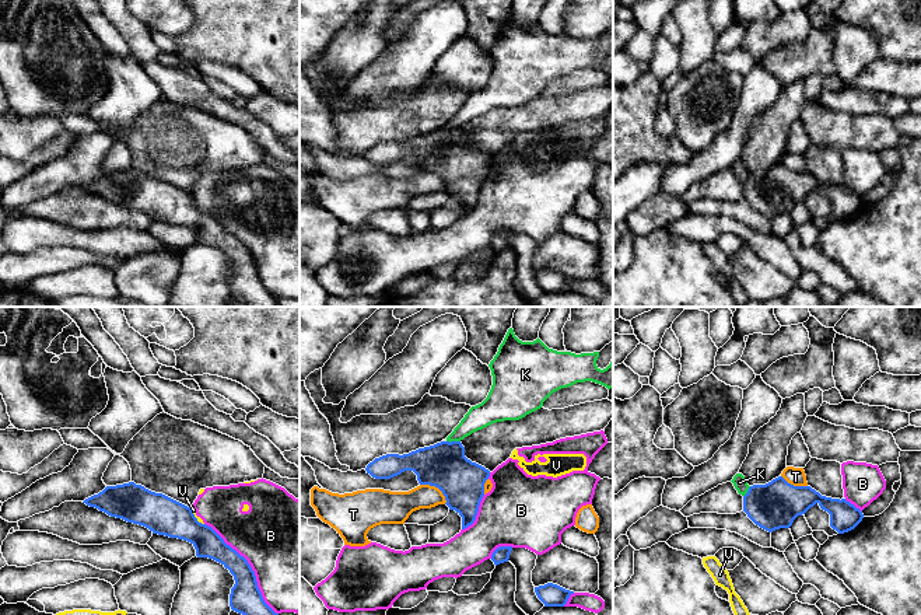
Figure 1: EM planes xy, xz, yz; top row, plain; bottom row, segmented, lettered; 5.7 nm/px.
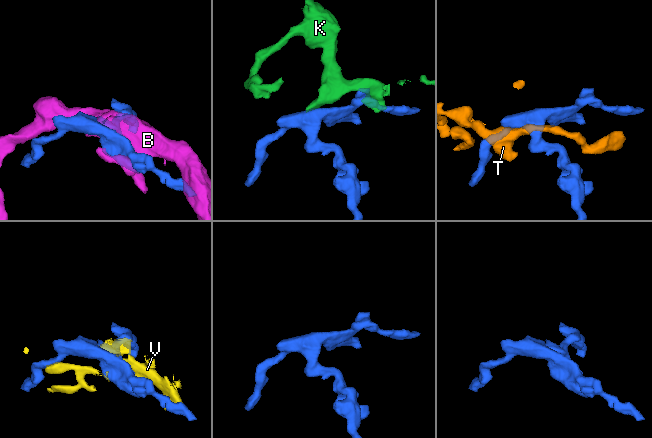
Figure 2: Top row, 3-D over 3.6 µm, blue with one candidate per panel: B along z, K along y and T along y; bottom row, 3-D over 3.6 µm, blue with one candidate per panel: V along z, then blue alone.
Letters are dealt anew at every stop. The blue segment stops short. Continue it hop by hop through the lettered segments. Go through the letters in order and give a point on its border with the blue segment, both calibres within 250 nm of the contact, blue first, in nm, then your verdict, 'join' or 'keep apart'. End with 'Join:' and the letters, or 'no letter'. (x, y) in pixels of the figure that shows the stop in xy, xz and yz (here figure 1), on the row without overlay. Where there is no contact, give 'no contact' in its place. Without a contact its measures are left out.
B: xy (249, 252) | 180/480 nm | keep apart
K: xz (454, 128) | 260/140 nm | keep apart
T: xz (436, 173) | 260/170 nm | keep apart
V: xy (195, 203) | 220/20 nm | keep apart
Join: no letter

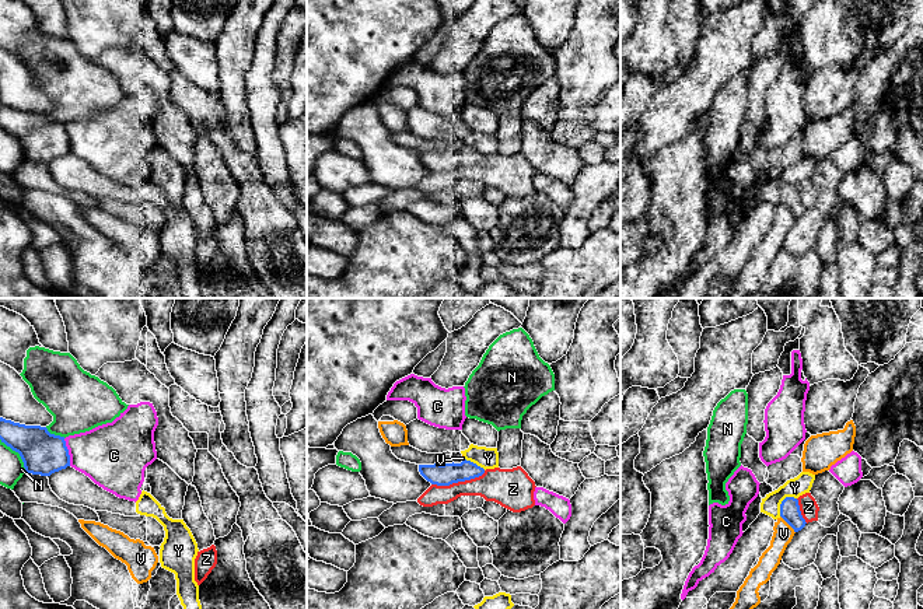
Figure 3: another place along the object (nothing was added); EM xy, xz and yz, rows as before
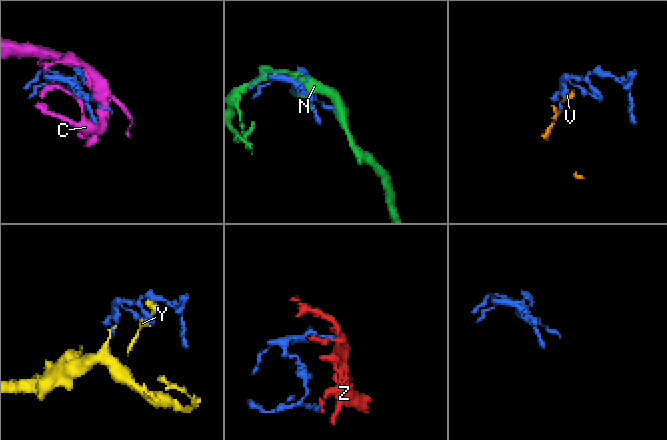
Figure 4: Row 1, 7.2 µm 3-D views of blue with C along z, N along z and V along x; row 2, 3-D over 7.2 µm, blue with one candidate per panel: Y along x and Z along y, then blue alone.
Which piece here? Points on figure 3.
C: xy (67, 139) | 240/360 nm | keep apart
N: xy (53, 121) | 240/340 nm | keep apart
V: yz (787, 209) | 110/120 nm | keep apart
Y: yz (782, 188) | 110/110 nm | join
Z: xz (458, 167) | 130/190 nm | keep apart
Join: Y

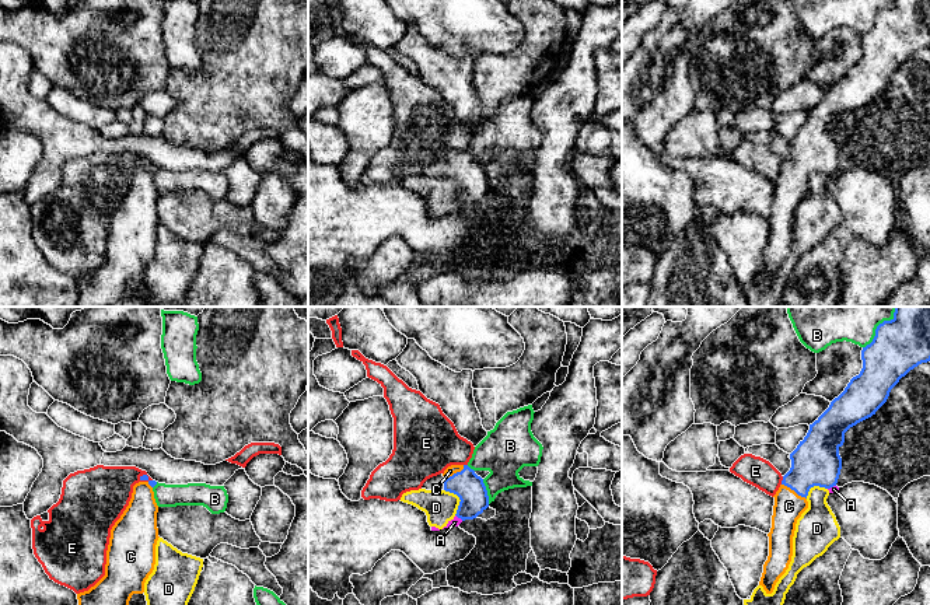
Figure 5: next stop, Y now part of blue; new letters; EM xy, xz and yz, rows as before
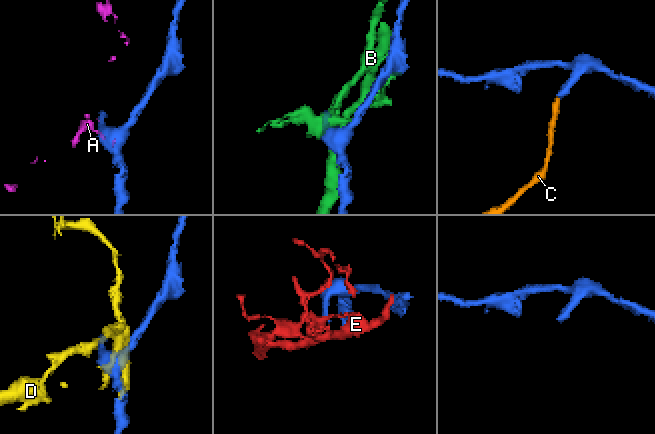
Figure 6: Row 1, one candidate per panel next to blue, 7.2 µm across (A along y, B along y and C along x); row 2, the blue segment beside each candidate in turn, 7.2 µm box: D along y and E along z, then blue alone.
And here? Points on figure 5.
A: yz (831, 172) | 280/40 nm | keep apart
B: yz (876, 16) | 300/180 nm | keep apart
C: yz (794, 177) | 280/170 nm | join
D: xz (460, 185) | 170/190 nm | keep apart
E: yz (782, 167) | 280/160 nm | keep apart
Join: C

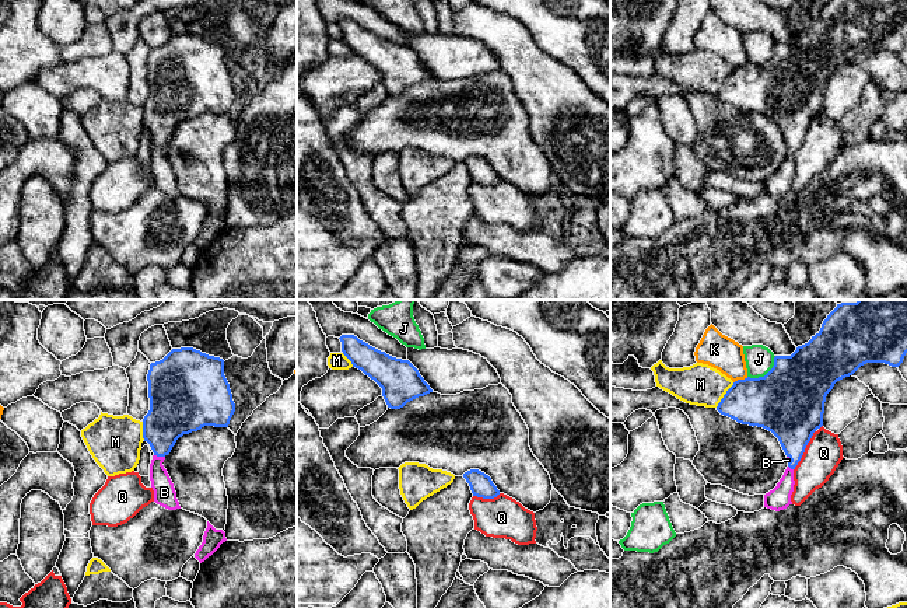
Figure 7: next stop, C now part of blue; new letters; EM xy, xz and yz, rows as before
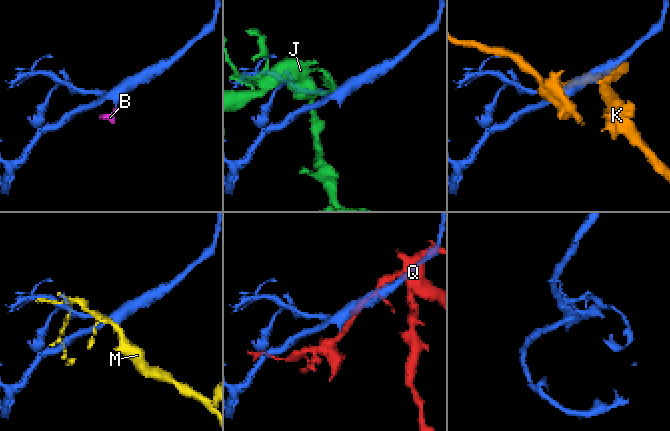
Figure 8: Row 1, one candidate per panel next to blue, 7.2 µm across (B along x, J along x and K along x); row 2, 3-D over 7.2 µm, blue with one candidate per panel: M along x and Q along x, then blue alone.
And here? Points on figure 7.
B: xy (160, 142) | 260/130 nm | join
J: yz (766, 60) | 400/160 nm | keep apart
K: yz (741, 66) | 340/190 nm | keep apart
M: yz (724, 81) | 300/240 nm | keep apart
Q: yz (804, 136) | 360/220 nm | keep apart
Join: B

